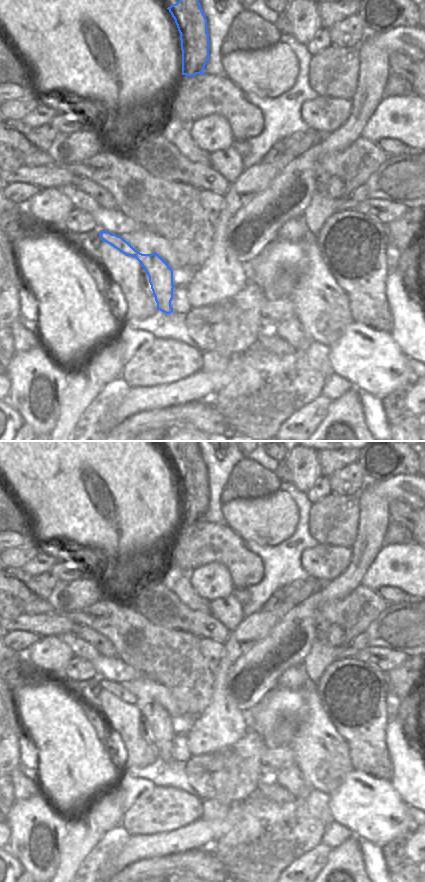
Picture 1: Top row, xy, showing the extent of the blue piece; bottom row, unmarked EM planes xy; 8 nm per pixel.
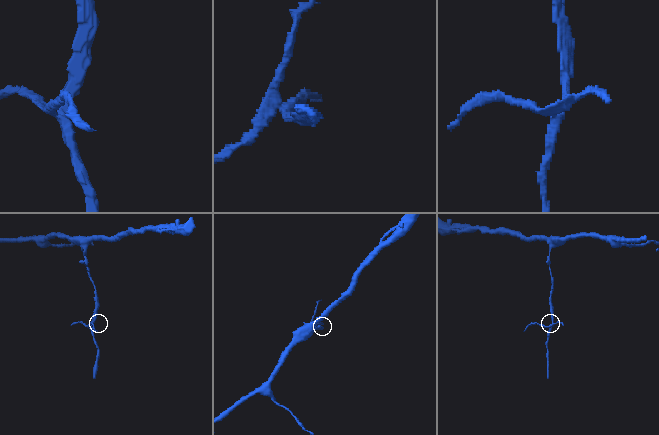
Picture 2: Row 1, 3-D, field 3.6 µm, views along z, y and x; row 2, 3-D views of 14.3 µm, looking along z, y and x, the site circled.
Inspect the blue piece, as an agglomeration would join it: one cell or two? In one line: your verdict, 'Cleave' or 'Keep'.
Keep.

